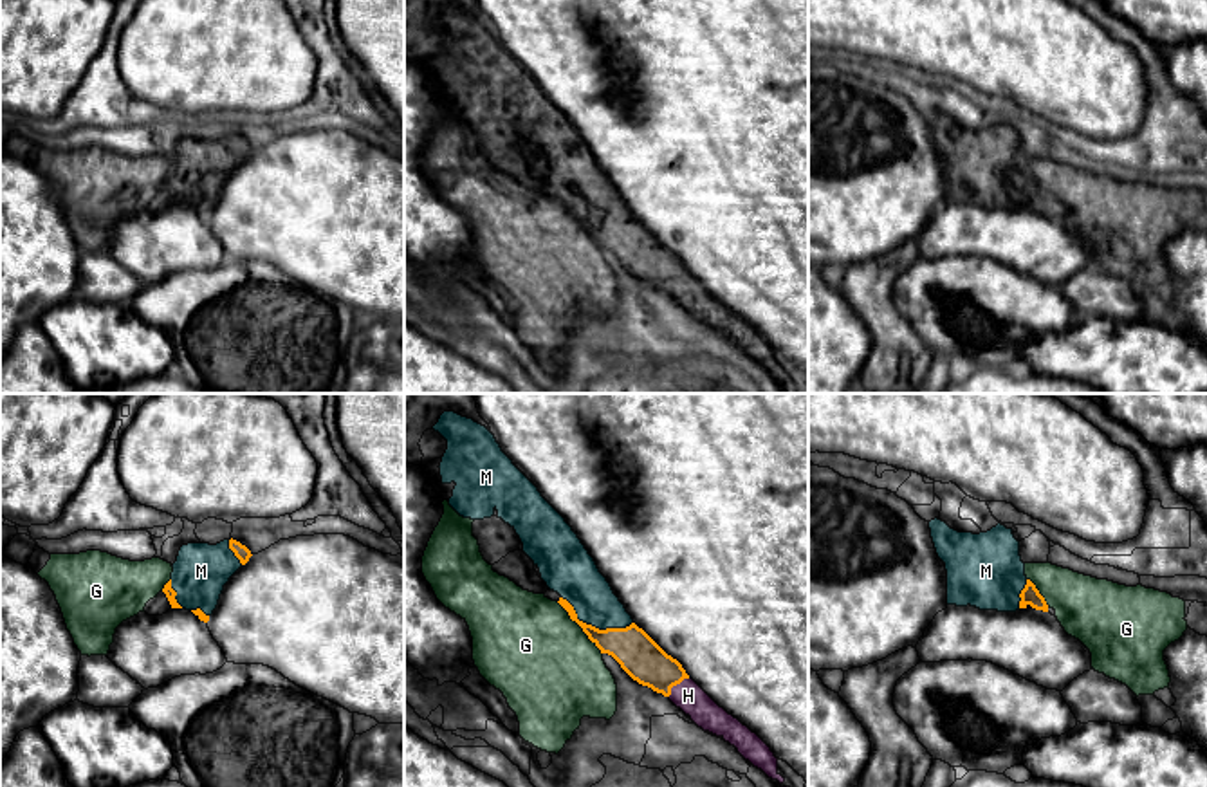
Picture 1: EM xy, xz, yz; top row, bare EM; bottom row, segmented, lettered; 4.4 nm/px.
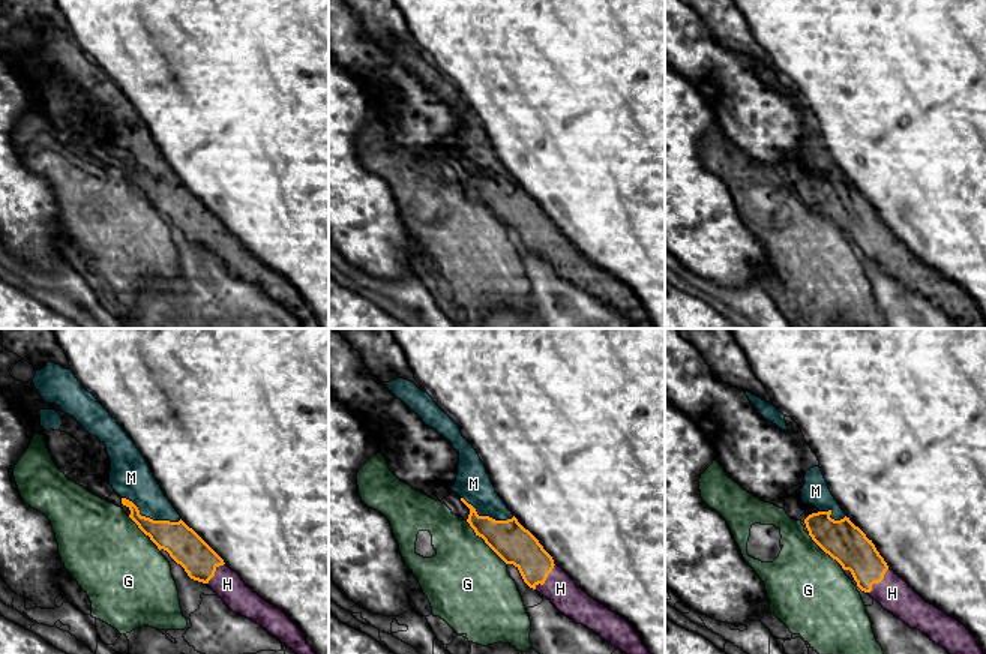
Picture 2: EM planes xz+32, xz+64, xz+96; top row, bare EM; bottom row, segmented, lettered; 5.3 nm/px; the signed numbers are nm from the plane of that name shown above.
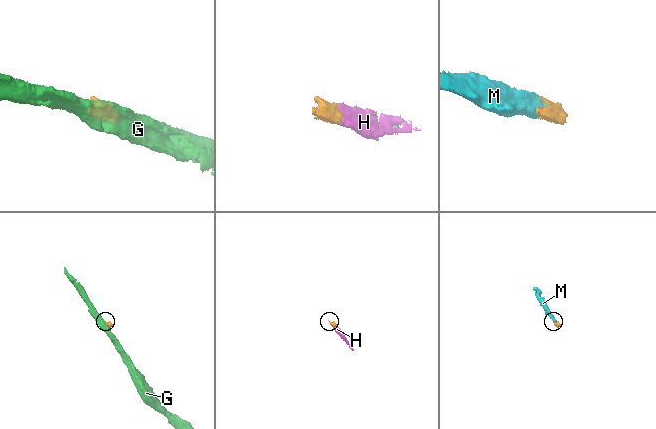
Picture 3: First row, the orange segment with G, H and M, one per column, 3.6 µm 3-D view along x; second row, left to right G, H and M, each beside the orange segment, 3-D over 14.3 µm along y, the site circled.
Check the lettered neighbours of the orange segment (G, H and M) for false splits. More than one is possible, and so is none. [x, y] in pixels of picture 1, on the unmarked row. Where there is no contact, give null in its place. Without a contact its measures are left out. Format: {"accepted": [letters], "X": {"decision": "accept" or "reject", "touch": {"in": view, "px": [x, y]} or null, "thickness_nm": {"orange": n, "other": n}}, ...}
{"accepted": ["H", "M"], "G": {"decision": "reject", "touch": {"in": "xz", "px": [581, 222]}, "thickness_nm": {"orange": 180, "other": 460}}, "H": {"decision": "accept", "touch": {"in": "xz", "px": [675, 280]}, "thickness_nm": {"orange": 190, "other": 140}}, "M": {"decision": "accept", "touch": {"in": "xz", "px": [594, 222]}, "thickness_nm": {"orange": 190, "other": 220}}}

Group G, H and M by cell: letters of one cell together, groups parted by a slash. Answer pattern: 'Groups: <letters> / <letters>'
Groups: G / H M

